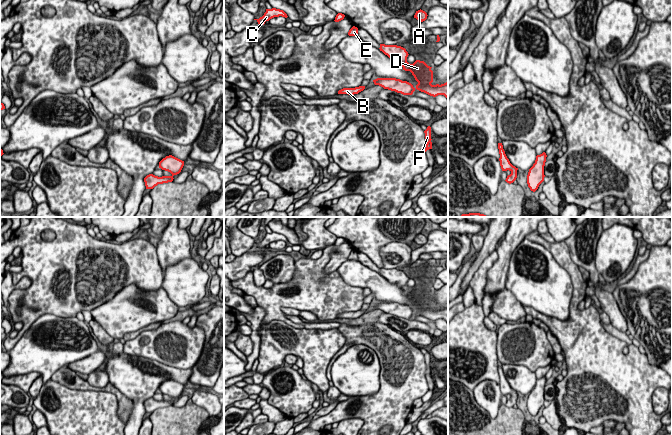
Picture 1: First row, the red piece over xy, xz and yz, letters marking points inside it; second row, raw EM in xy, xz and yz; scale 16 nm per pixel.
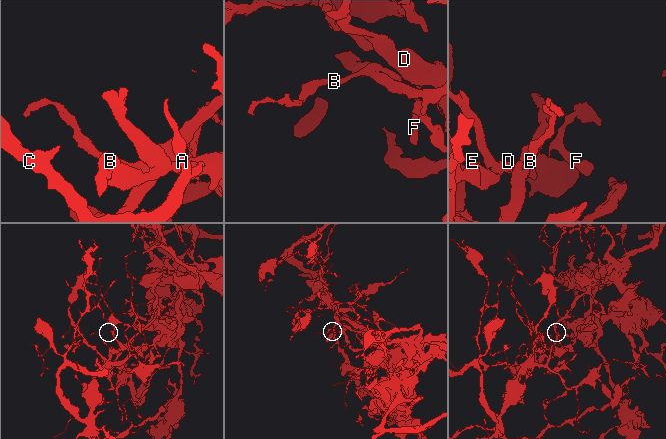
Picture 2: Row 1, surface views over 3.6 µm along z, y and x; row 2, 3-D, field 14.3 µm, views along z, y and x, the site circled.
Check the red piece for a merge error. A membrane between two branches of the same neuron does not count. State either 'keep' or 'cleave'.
cleave

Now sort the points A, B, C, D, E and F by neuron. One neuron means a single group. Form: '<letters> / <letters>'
A B C F / D E

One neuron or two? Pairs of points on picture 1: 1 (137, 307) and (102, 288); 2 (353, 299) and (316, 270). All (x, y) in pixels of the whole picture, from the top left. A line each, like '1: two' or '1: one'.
1: two
2: one

